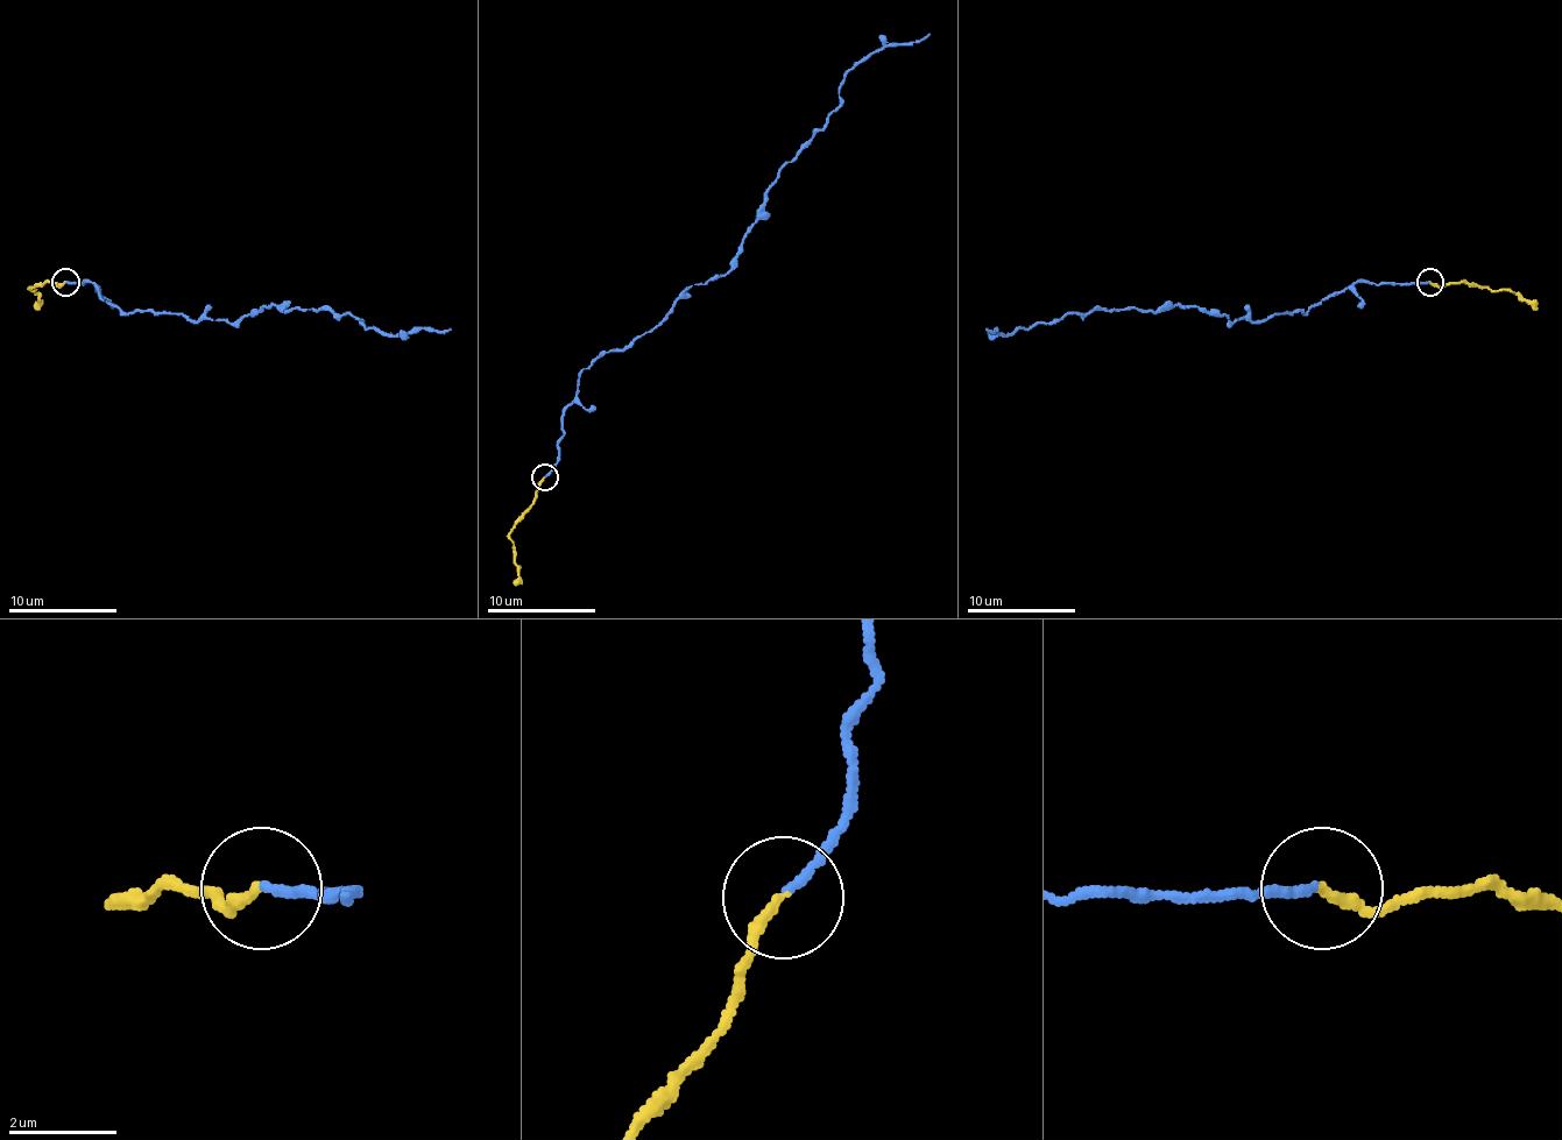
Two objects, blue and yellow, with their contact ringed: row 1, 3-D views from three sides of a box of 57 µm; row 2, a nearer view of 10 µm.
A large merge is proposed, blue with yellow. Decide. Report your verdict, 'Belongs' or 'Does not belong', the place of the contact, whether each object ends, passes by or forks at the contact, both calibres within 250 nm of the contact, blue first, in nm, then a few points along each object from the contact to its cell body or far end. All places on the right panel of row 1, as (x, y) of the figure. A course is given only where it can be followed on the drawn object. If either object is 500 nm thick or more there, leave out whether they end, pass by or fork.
Belongs. Place: (1429, 282). At the ring blue ends. At the ring yellow ends. Thickness 170 nm (blue) against 200 nm. Course of blue: (1428, 283), (1359, 283), (1305, 312), (1231, 324), (1174, 304), (1066, 312), (1005, 334), (987, 328). Course of yellow: (1430, 283), (1512, 291), (1536, 310)

